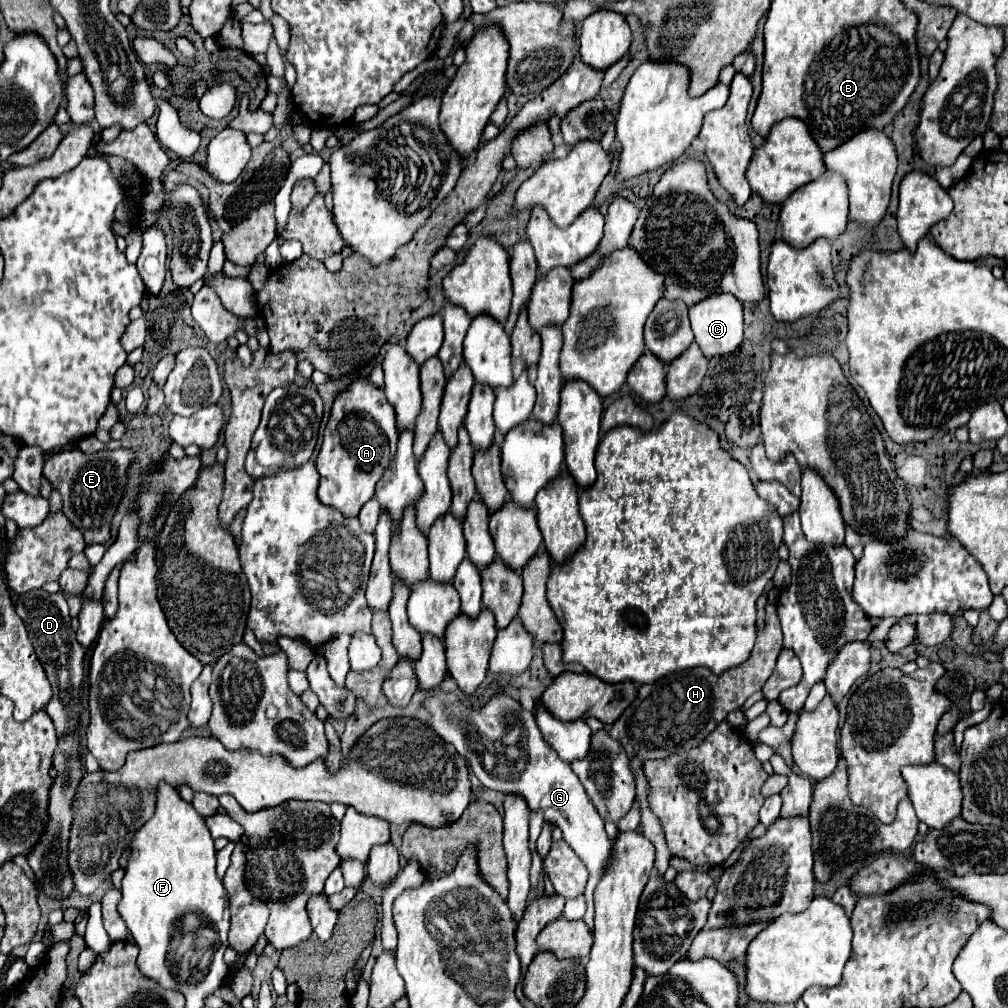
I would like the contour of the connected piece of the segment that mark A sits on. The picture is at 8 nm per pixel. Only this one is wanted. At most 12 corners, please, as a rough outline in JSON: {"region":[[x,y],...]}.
{"region":[[366,378],[340,392],[318,498],[358,516],[390,466],[394,406]]}

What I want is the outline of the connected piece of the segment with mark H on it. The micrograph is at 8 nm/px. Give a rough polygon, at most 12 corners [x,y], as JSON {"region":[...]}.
{"region":[[774,604],[738,668],[642,684],[610,736],[628,758],[696,748],[766,684],[782,650]]}

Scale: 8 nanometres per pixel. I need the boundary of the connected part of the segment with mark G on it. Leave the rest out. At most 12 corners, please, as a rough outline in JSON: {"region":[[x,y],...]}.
{"region":[[442,690],[428,724],[486,788],[522,794],[590,872],[612,844],[534,714],[502,692],[480,710]]}

